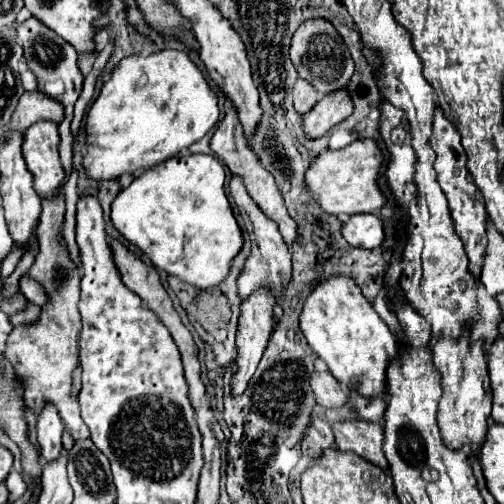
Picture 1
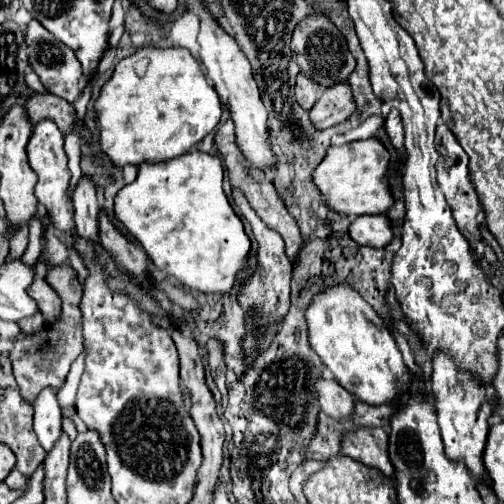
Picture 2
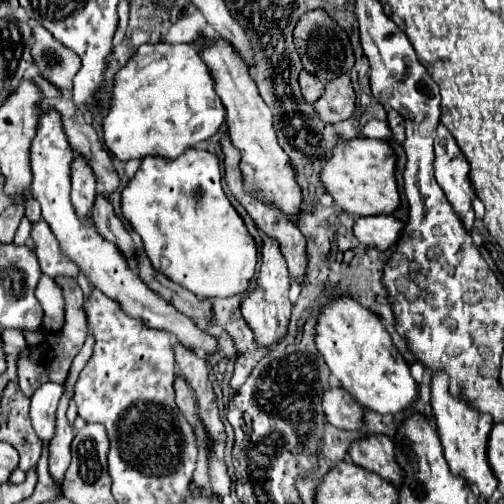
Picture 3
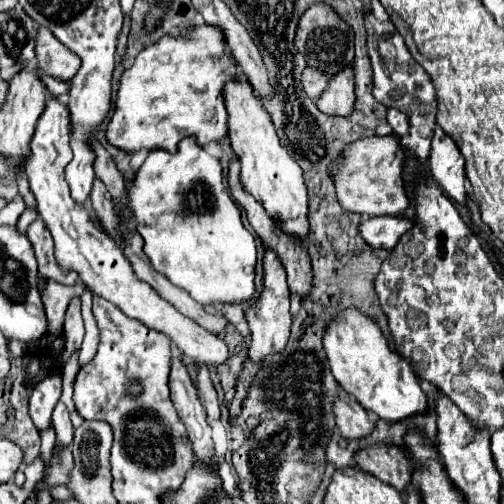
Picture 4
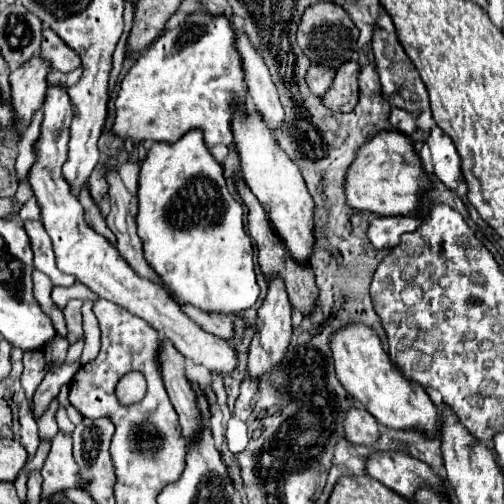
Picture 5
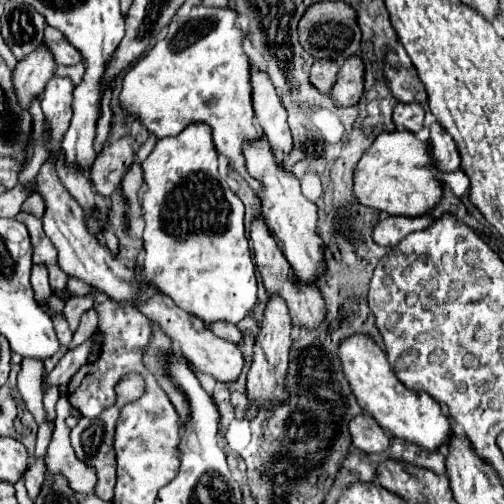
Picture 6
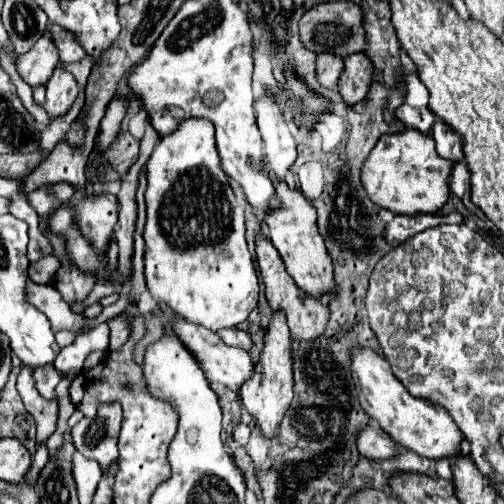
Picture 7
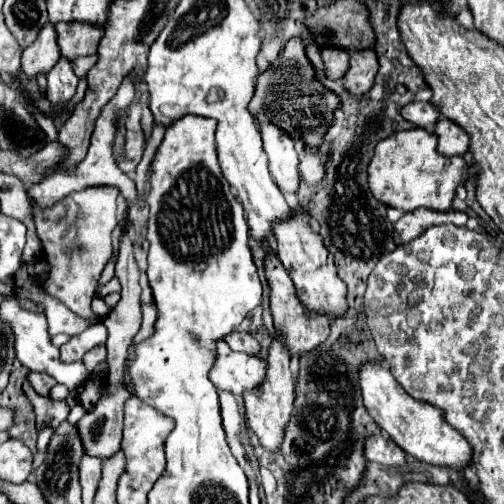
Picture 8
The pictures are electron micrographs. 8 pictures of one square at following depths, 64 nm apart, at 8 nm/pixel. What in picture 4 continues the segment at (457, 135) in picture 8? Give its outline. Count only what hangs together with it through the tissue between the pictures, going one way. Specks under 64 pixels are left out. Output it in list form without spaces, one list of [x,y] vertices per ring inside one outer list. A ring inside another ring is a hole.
[[[436,126],[434,138],[432,138],[430,172],[450,198],[454,198],[460,204],[466,202],[464,158],[456,148],[454,140],[446,132],[442,132],[440,126]]]

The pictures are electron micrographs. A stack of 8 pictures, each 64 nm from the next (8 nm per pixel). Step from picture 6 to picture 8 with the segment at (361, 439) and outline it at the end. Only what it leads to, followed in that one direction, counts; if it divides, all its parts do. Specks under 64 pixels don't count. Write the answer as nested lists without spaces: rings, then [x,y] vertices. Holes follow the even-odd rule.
[[[378,432],[366,440],[366,458],[386,468],[400,468],[406,462],[406,452],[388,438],[386,432]]]

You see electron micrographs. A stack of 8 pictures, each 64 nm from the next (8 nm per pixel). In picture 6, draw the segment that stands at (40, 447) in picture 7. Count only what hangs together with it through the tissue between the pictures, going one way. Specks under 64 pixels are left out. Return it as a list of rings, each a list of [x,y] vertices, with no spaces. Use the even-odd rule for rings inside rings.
[[[42,458],[38,460],[32,460],[28,470],[24,472],[24,484],[26,484],[26,490],[28,490],[28,496],[34,500],[40,492],[40,484],[44,480],[44,472],[46,472],[46,464]]]

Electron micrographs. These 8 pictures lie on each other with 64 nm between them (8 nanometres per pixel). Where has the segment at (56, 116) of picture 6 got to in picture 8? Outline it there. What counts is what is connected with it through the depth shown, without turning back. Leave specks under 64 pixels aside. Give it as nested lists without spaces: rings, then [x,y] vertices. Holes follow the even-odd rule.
[[[64,56],[56,62],[56,66],[48,72],[48,100],[52,102],[64,102],[70,100],[76,94],[78,76],[72,70],[72,62]]]

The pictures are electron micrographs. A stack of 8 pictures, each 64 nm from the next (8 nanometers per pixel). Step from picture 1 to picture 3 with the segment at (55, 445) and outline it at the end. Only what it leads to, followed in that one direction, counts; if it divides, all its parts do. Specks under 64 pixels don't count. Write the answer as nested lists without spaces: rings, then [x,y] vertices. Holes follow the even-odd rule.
[[[46,382],[32,396],[30,418],[32,418],[32,426],[42,442],[48,442],[54,436],[54,418],[56,418],[54,414],[56,414],[62,392],[64,390],[60,384]]]

